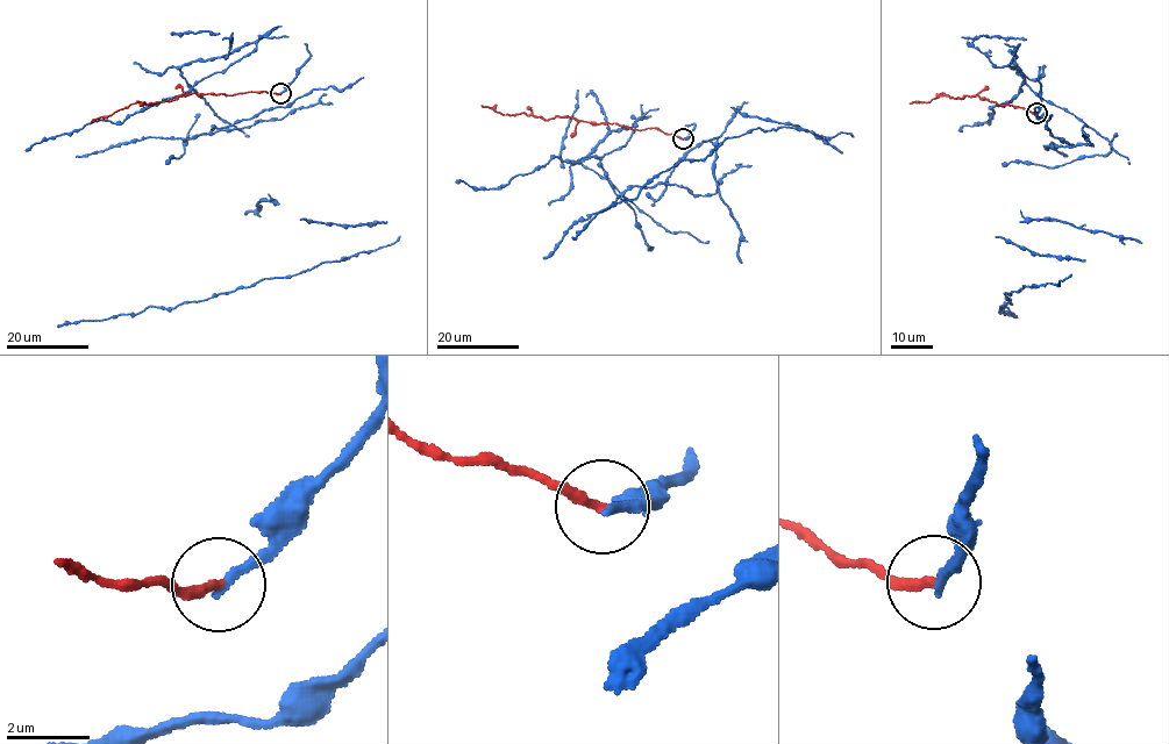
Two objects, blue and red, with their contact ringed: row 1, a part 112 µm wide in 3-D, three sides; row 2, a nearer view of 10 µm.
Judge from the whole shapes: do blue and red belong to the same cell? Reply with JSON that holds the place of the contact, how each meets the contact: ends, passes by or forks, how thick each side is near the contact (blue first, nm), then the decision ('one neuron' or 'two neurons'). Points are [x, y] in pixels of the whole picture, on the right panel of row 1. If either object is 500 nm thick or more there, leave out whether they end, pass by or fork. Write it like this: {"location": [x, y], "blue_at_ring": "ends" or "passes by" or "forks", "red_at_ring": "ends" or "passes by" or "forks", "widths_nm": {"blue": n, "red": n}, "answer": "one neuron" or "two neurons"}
{"location": [1036, 113], "blue_at_ring": "ends", "red_at_ring": "ends", "widths_nm": {"blue": 240, "red": 240}, "answer": "two neurons"}

